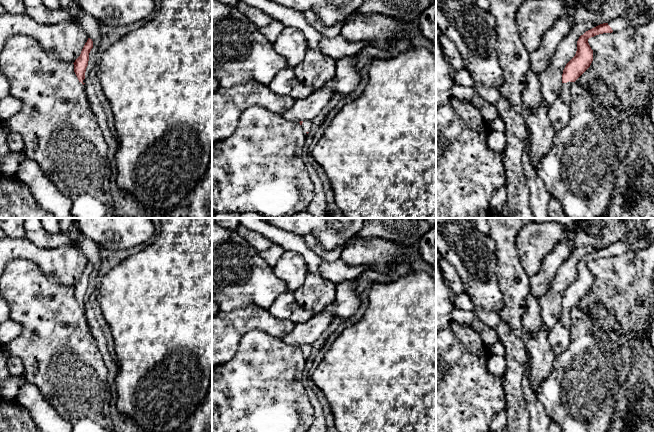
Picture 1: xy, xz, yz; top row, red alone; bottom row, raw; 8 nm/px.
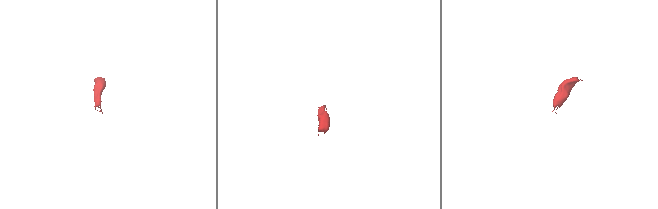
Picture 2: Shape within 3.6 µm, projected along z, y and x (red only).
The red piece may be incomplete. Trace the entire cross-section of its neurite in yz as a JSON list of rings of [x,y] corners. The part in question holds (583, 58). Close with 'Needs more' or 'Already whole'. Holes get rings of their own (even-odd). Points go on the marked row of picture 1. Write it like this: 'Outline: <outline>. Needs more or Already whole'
Outline: [[[645,0],[647,11],[640,8],[625,18],[617,17],[600,24],[581,35],[575,56],[566,64],[562,74],[562,90],[555,102],[548,107],[548,116],[556,132],[565,128],[571,118],[571,83],[575,82],[591,65],[593,50],[588,39],[603,33],[618,32],[629,26],[640,26],[654,19],[654,0]]]. Needs more

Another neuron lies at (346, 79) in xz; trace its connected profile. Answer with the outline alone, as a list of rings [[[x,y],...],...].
[[[345,57],[337,61],[337,71],[323,88],[347,96],[360,83],[359,70],[355,67],[356,59]]]

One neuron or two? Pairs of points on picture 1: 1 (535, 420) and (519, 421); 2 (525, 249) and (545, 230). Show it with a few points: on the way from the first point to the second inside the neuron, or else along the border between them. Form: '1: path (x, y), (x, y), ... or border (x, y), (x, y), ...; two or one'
1: border (524, 397), (529, 421); two
2: path (530, 245), (540, 235); one

